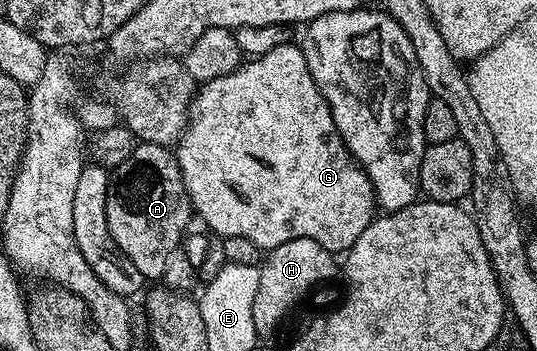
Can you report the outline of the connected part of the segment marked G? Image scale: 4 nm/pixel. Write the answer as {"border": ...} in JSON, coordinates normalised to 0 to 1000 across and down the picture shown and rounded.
{"border":[[[542,125],[507,137],[480,162],[467,162],[453,174],[443,197],[432,202],[425,217],[410,217],[393,234],[374,236],[367,248],[367,265],[354,293],[352,348],[341,373],[337,393],[328,407],[328,447],[331,476],[339,493],[339,510],[346,527],[346,553],[354,561],[354,581],[363,613],[376,618],[376,632],[387,652],[399,655],[400,670],[413,678],[432,672],[454,672],[454,684],[469,684],[492,718],[514,709],[521,695],[536,695],[536,684],[588,684],[603,707],[616,718],[650,718],[655,695],[670,684],[670,661],[685,650],[685,638],[700,618],[700,578],[696,570],[696,538],[685,513],[685,501],[674,487],[667,459],[652,442],[652,425],[641,410],[626,353],[618,342],[618,319],[581,222],[581,205],[570,179],[570,162],[561,128]]]}

